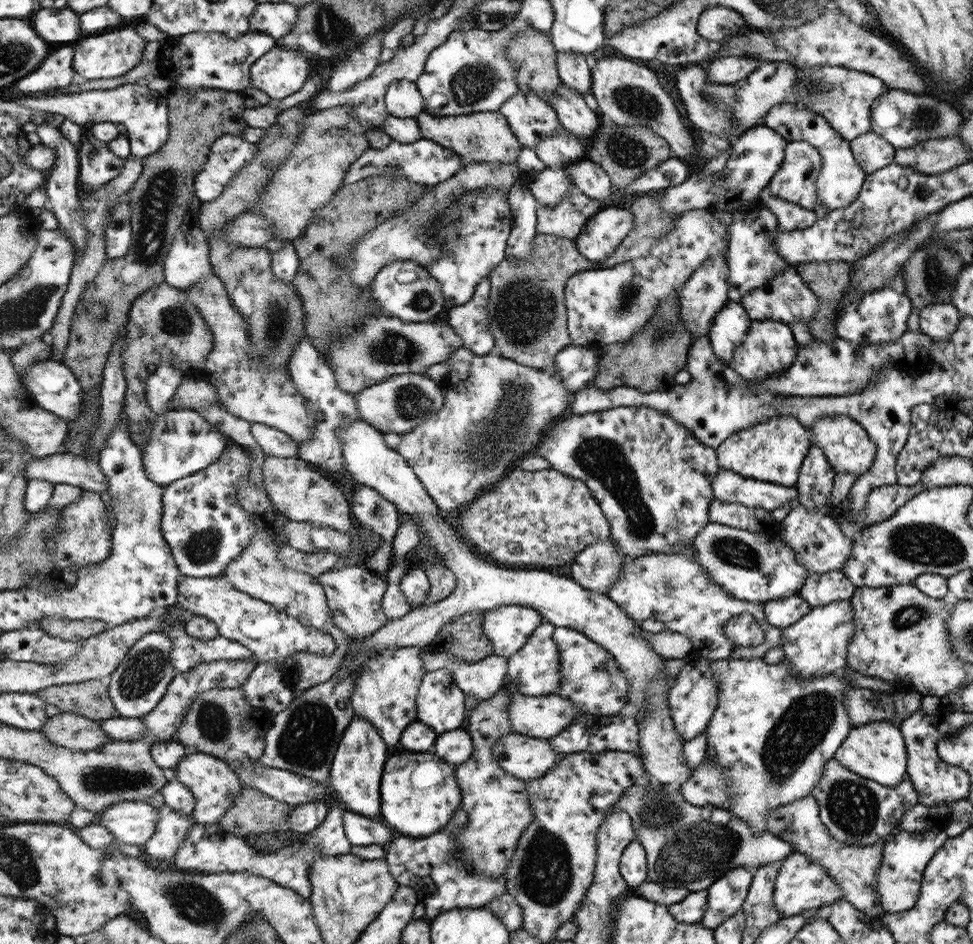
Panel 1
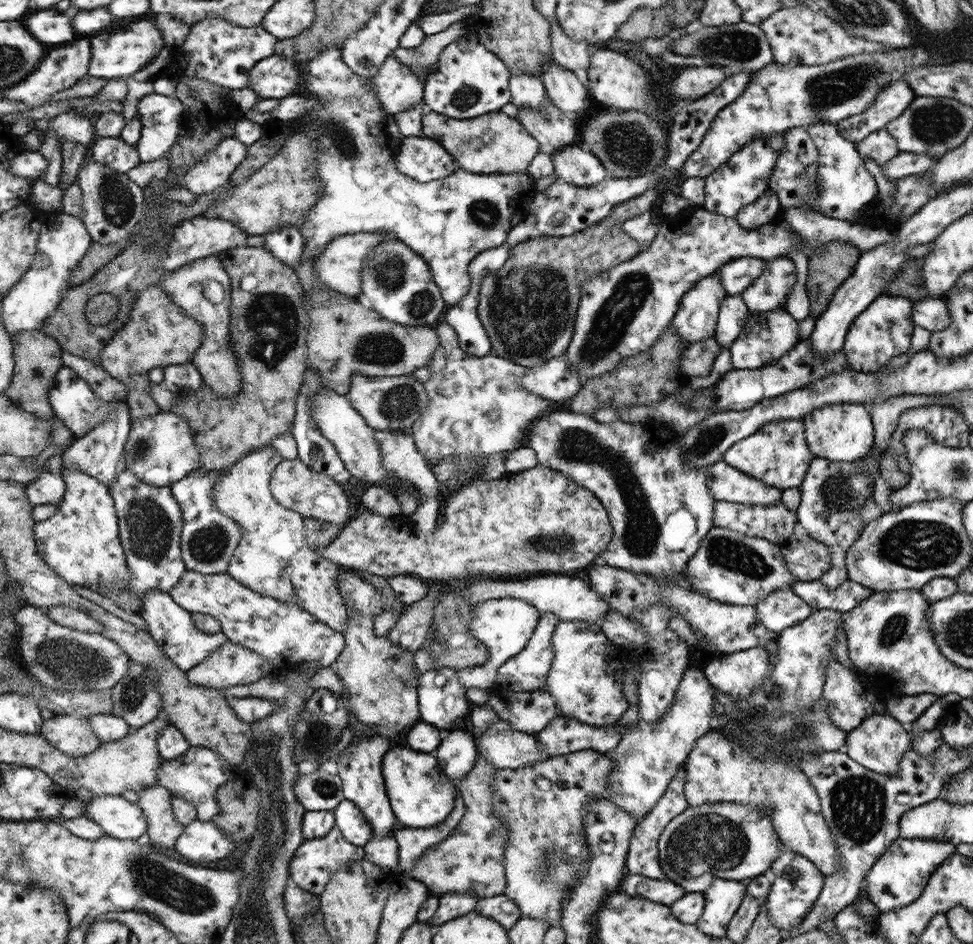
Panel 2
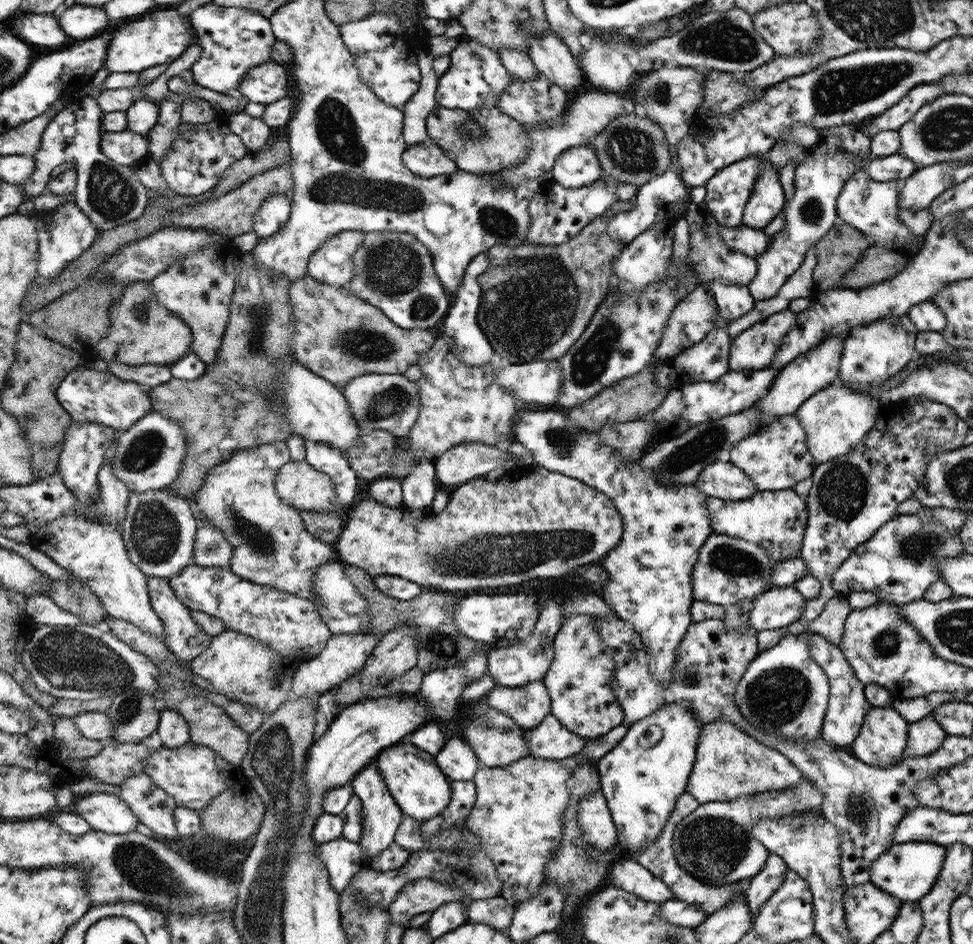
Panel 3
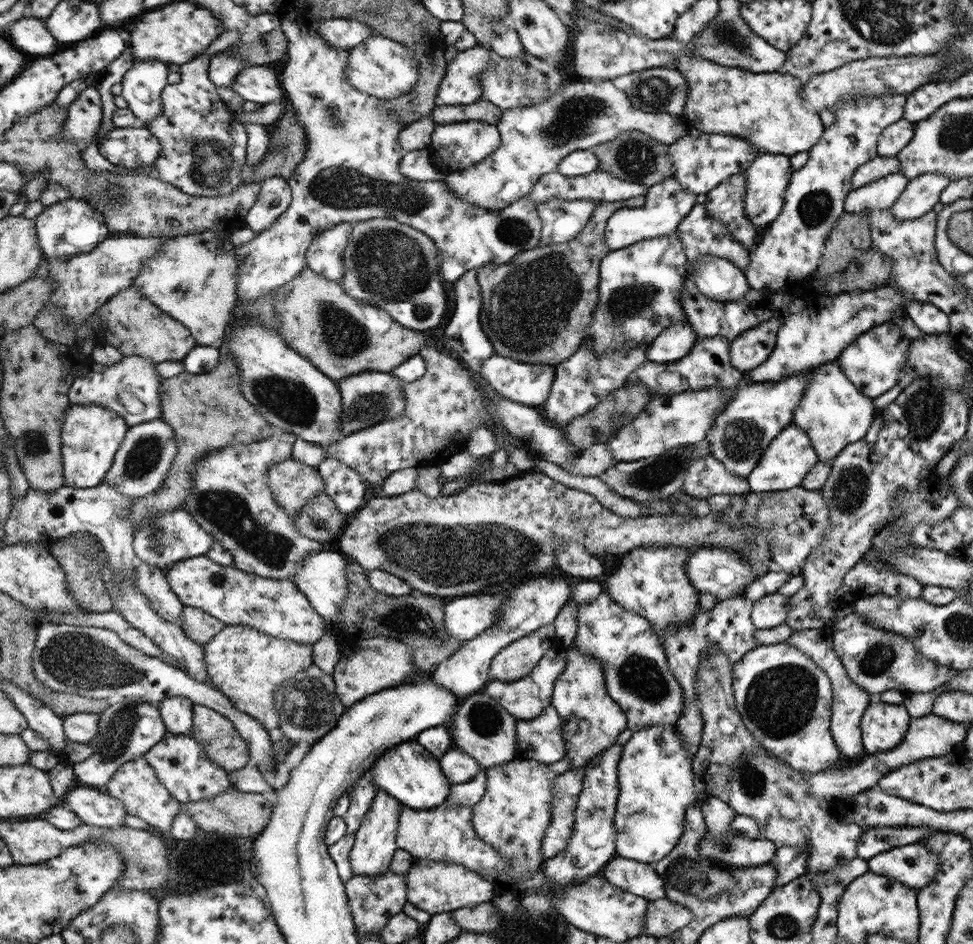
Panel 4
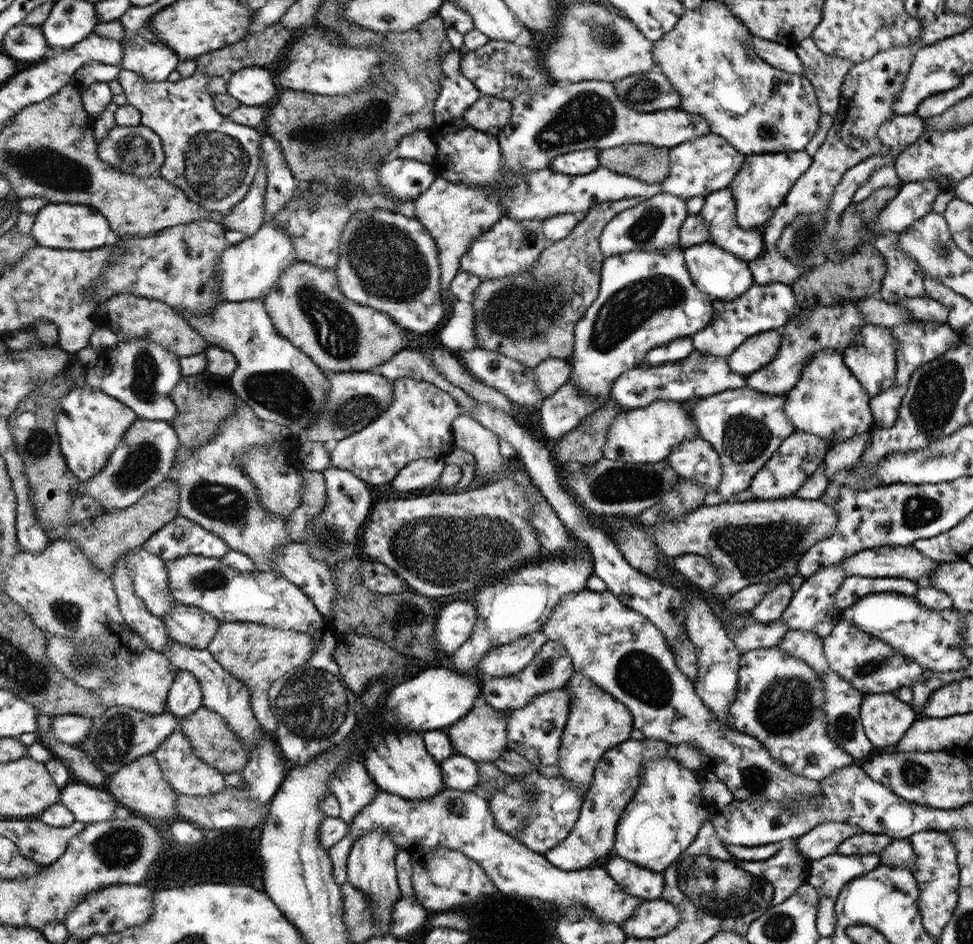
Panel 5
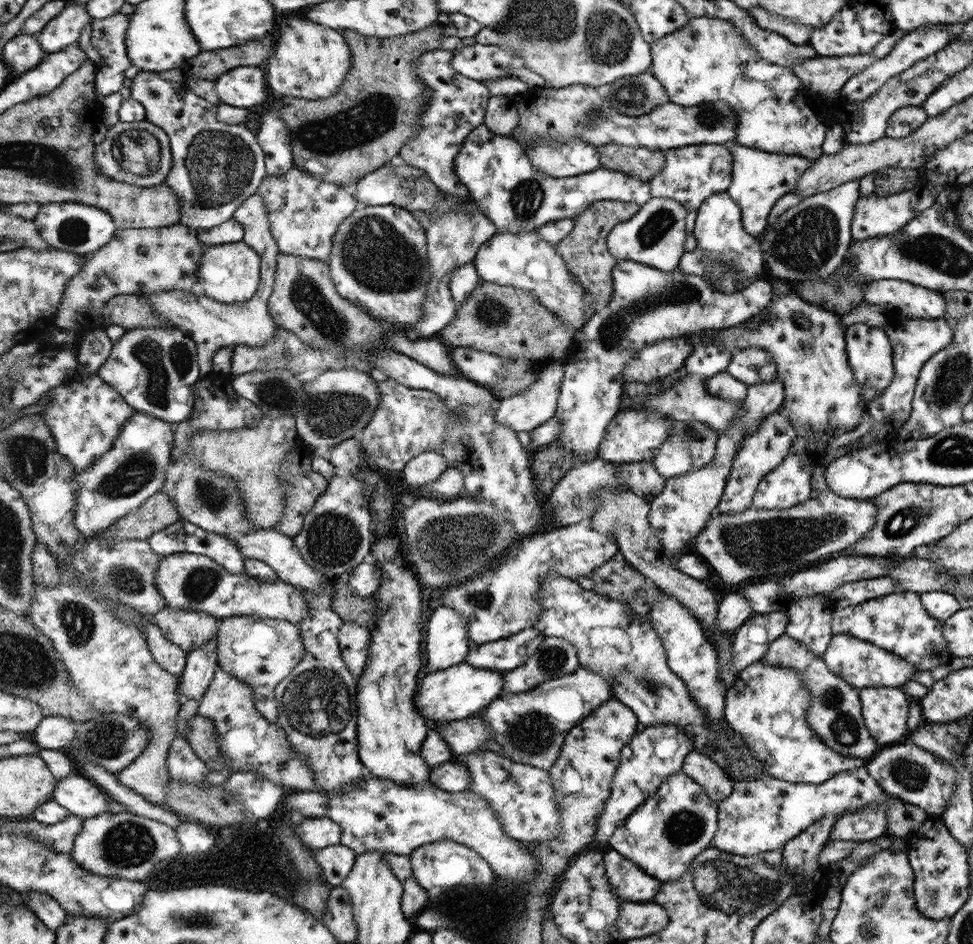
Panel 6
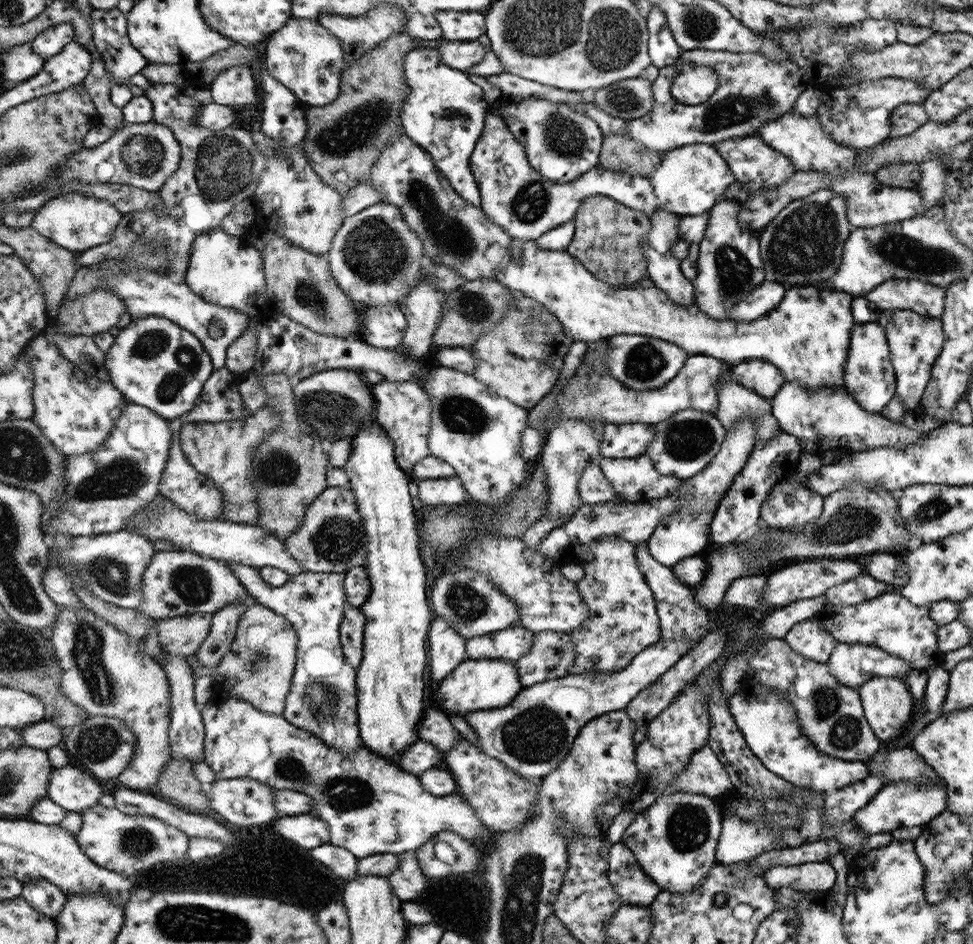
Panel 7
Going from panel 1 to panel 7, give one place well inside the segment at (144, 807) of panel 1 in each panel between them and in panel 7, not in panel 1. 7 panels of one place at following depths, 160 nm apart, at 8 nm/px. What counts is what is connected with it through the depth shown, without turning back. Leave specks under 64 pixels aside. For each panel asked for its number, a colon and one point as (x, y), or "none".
2: (120, 818)
3: (108, 813)
4: (92, 807)
5: (88, 805)
6: (83, 799)
7: (69, 787)

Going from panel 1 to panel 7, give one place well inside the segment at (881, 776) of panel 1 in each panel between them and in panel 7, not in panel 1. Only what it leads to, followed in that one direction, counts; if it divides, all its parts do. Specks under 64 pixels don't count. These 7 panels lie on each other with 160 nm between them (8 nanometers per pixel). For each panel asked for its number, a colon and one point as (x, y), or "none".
2: (878, 744)
3: (881, 742)
4: (883, 726)
5: (885, 719)
6: (885, 711)
7: (887, 703)

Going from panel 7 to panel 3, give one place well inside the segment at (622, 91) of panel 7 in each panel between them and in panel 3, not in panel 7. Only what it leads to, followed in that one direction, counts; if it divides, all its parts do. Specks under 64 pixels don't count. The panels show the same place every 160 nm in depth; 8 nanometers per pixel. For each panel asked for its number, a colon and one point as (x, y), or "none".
3: (670, 96)
4: (658, 90)
5: (651, 91)
6: (634, 96)

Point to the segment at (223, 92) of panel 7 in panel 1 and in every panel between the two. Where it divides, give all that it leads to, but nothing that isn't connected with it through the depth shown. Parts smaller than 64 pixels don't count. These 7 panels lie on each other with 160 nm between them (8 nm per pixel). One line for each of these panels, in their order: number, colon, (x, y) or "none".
1: (281, 71)
2: (277, 77)
3: (268, 82)
4: (259, 83)
5: (252, 86)
6: (244, 87)

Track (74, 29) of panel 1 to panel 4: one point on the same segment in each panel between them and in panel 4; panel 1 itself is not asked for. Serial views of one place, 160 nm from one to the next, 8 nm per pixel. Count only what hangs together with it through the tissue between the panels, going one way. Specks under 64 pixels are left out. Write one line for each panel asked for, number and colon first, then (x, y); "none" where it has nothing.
2: (49, 26)
3: (44, 30)
4: (30, 34)

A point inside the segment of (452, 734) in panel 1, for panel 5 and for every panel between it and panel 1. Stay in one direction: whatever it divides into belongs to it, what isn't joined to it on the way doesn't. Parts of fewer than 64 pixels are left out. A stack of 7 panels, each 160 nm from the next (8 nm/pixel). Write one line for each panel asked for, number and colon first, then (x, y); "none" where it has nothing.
2: (457, 753)
3: (457, 759)
4: (459, 767)
5: (461, 773)

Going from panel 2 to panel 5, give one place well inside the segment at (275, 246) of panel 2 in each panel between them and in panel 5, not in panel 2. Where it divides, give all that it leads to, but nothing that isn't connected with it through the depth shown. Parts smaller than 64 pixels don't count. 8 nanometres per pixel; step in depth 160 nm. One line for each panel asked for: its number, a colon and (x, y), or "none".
3: (272, 216)
4: (274, 196)
5: (281, 186)

